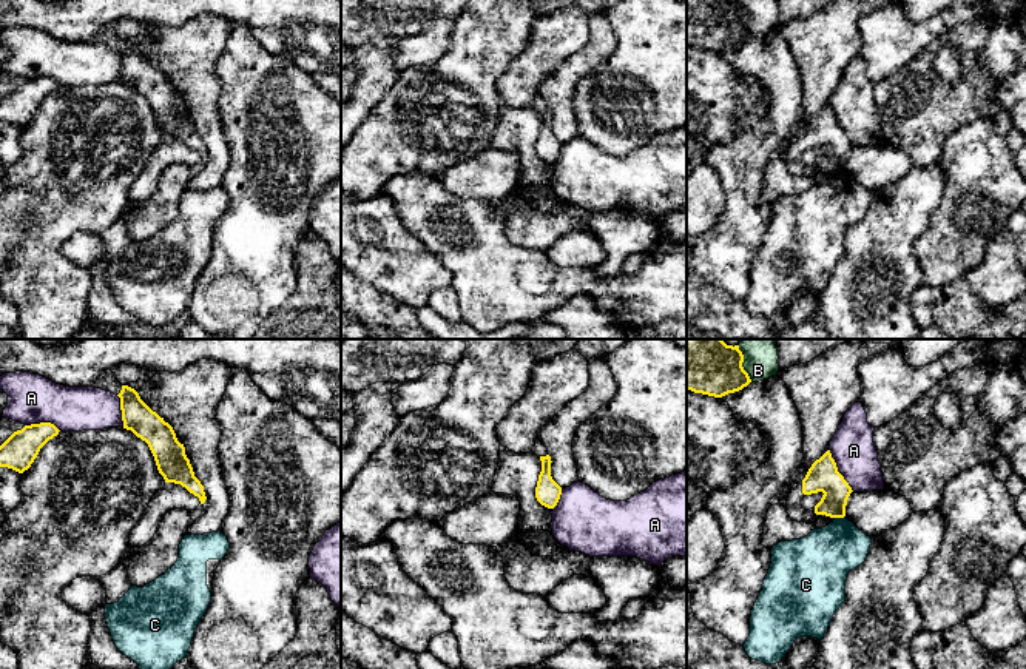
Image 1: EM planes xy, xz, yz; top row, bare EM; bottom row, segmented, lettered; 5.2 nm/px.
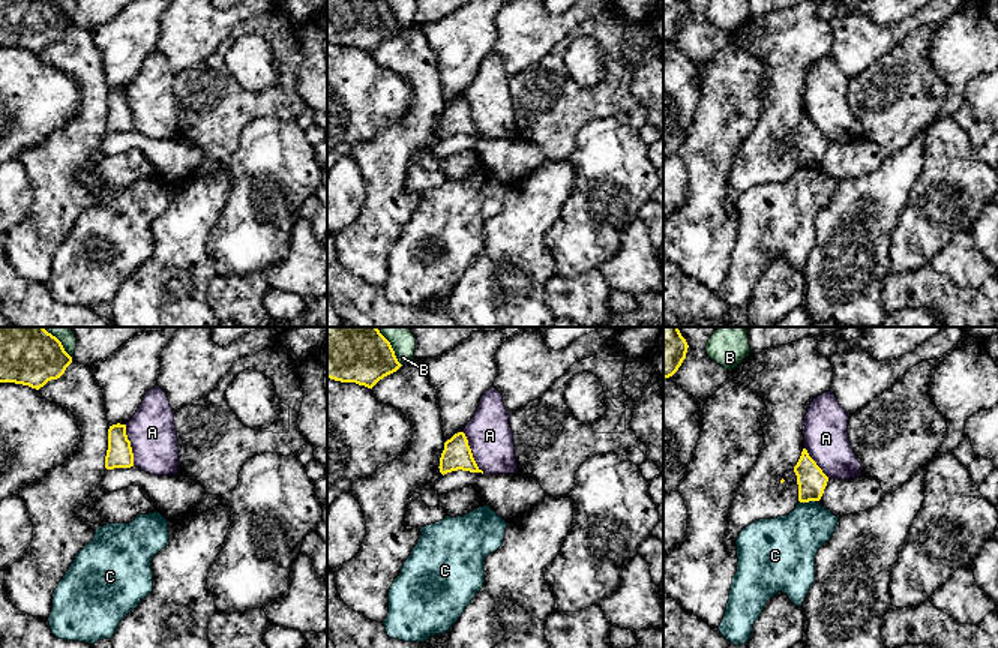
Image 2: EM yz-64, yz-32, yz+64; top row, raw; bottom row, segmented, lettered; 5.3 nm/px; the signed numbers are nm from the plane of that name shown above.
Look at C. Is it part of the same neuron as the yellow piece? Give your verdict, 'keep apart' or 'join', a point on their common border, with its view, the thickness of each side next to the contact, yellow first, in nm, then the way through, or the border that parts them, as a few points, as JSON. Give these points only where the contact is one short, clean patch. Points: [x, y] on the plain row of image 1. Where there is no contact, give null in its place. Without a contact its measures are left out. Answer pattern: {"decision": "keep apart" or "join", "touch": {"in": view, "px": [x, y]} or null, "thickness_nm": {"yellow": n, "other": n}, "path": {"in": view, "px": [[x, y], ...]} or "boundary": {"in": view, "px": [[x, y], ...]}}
{"decision": "keep apart", "touch": {"in": "yz", "px": [840, 171]}, "thickness_nm": {"yellow": 160, "other": 300}}

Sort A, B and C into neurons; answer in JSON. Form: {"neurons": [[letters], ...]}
{"neurons": [["A"], ["B"], ["C"]]}

